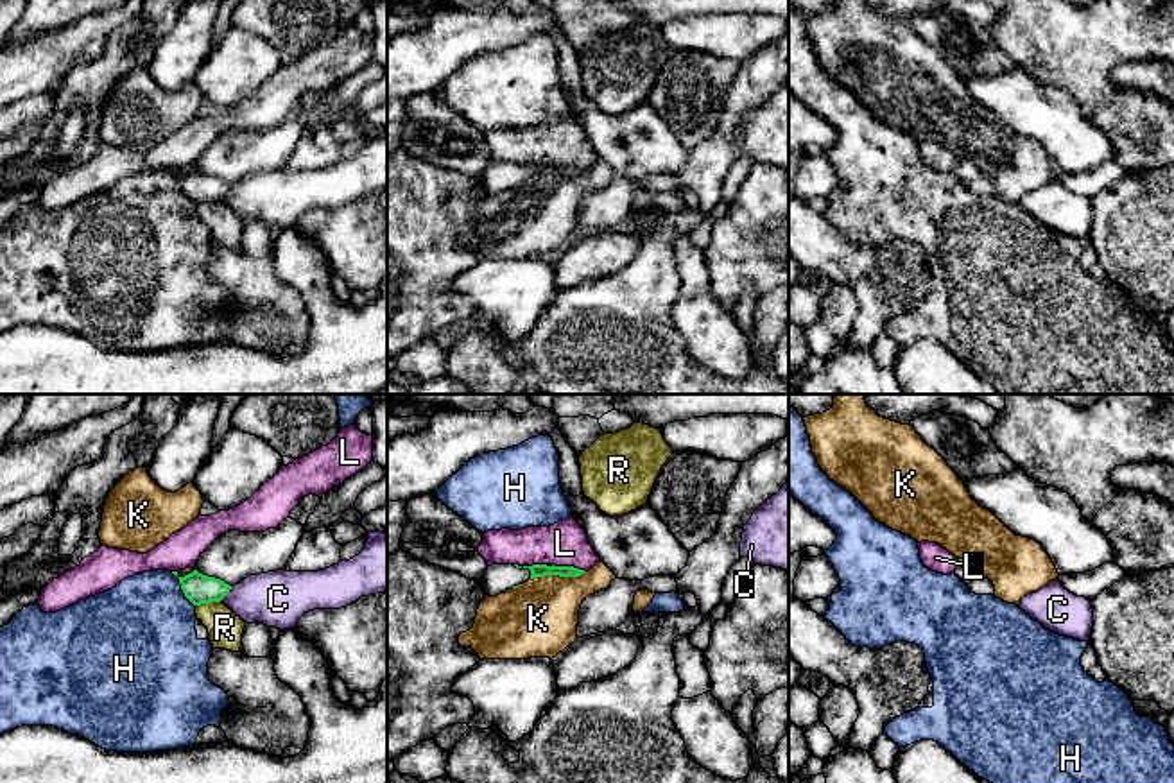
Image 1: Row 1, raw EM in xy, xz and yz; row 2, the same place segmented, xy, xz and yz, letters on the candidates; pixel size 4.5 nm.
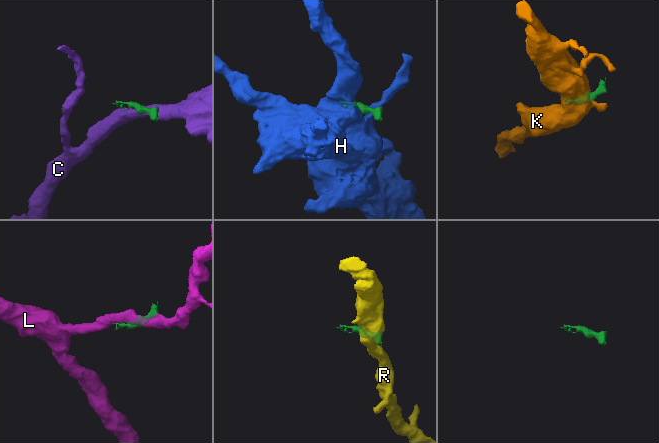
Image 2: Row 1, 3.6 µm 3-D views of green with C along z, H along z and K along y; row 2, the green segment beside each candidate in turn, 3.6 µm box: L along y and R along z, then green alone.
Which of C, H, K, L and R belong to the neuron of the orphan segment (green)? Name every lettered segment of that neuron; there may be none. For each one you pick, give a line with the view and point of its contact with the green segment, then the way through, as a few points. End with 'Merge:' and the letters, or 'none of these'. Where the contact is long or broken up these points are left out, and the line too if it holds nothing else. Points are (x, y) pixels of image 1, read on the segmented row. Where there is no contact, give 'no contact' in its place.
Merge: none of these

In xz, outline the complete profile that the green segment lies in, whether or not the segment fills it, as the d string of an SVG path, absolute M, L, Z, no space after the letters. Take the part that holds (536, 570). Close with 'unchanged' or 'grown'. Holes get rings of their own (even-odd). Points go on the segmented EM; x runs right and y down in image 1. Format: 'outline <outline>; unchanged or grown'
outline M491 564L486 568L482 579L479 581L484 593L489 597L496 597L505 593L511 588L518 588L529 579L545 577L545 575L559 575L559 577L579 577L586 573L584 570L574 566L554 566L554 564L532 564L532 566L518 566L518 564Z; grown

